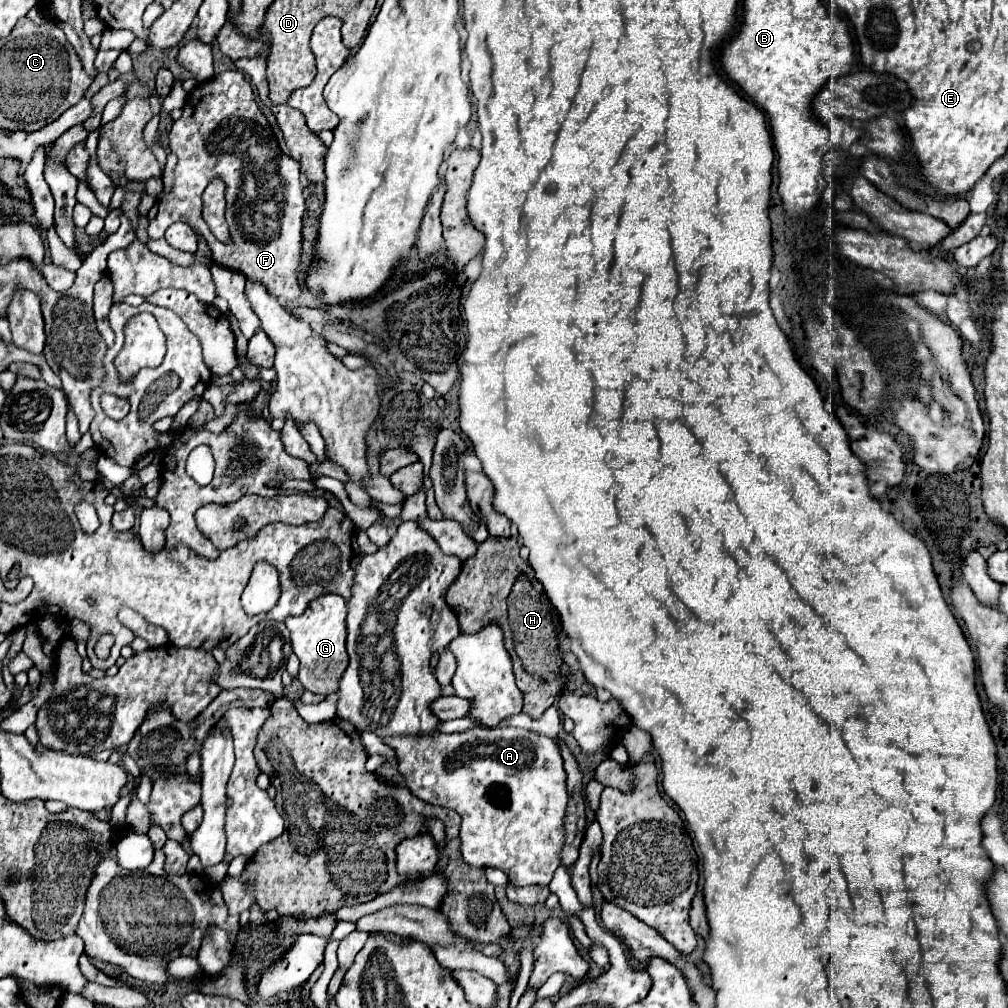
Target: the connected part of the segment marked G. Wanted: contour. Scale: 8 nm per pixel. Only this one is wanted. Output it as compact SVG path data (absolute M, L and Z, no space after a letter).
M322 595L310 603L304 615L288 617L284 623L290 631L292 649L300 659L298 679L312 693L332 695L338 691L338 683L348 667L346 653L346 617L348 607L340 595Z

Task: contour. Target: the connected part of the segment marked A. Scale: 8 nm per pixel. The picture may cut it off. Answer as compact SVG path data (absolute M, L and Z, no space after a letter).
M476 727L466 733L450 733L450 735L440 735L440 737L398 737L398 741L386 741L386 745L394 747L400 761L402 769L400 773L408 781L408 789L422 801L440 805L446 809L454 809L462 815L462 827L460 827L460 837L462 837L462 857L466 857L468 865L472 867L498 867L506 871L510 877L510 885L548 885L554 877L556 867L560 865L560 851L566 841L566 805L568 805L568 791L566 791L566 773L562 767L562 755L558 751L558 745L554 739L546 735L538 735L534 731L518 729L518 727L504 727L504 729L492 729L492 727Z

